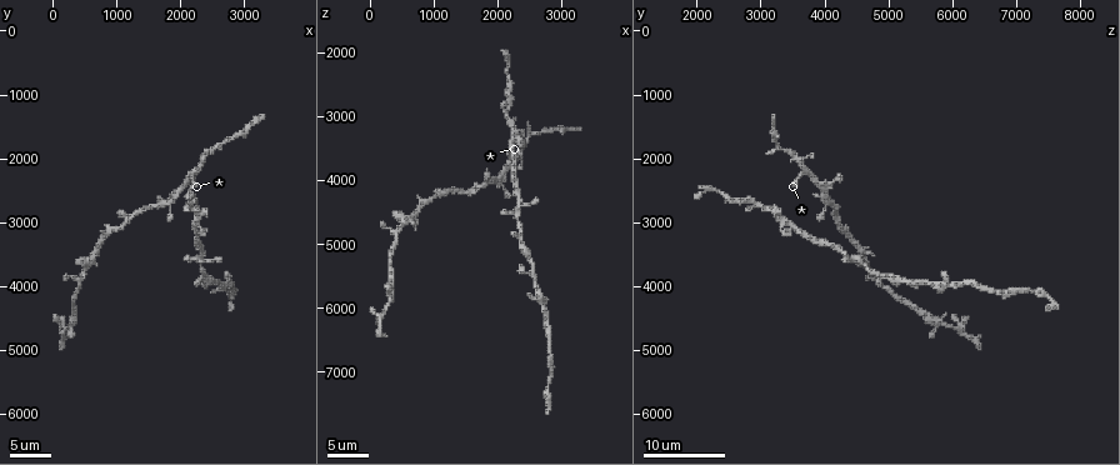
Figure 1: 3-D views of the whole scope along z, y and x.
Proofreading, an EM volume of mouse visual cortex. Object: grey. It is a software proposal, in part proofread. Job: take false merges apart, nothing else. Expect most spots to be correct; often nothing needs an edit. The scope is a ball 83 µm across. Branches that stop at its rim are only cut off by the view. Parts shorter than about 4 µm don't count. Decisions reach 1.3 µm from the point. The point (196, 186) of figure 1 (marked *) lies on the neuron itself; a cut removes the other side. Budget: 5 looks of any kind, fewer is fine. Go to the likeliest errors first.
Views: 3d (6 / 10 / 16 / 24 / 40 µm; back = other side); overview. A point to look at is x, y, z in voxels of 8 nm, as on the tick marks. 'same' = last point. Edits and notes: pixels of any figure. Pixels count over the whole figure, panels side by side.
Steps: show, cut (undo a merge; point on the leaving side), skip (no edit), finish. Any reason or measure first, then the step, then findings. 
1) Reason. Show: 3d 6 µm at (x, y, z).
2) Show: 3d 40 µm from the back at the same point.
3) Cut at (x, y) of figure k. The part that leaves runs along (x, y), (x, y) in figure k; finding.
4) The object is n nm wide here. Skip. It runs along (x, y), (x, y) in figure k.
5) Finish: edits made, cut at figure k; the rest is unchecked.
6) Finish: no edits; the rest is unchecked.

Two arms in line, one across. Show: 3d 24 µm at (2200, 2250, 3750).

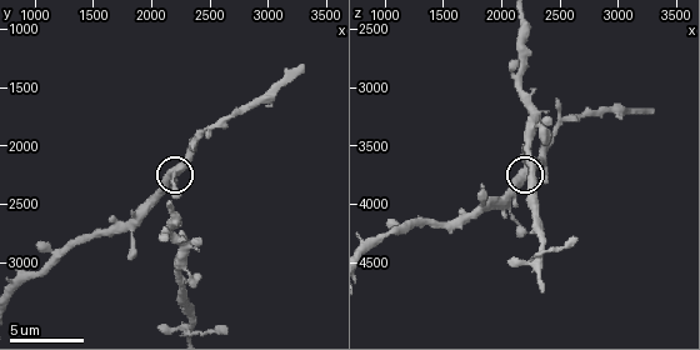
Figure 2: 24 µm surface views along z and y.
Show: 3d 10 µm at the same point.

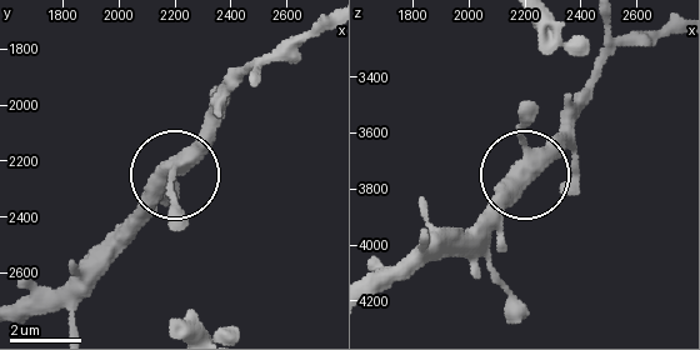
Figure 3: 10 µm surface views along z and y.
The side arm is 13 µm long. Skip. All the same neuron.

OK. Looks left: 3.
Side arm on a straight run. Show: 3d 6 µm at (2200, 2820, 3120).

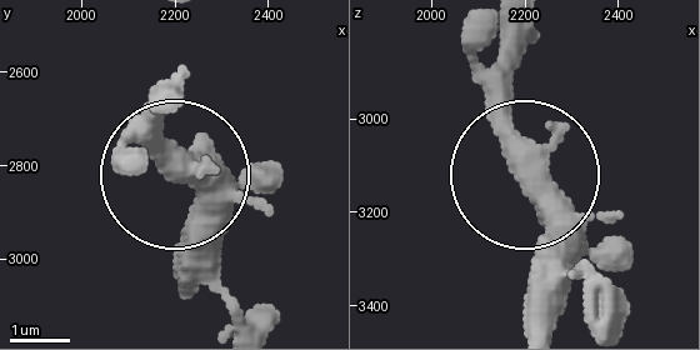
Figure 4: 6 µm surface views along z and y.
Skip. One neuron here.

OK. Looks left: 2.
A narrow waist. Show: 3d 24 µm at (2350, 3650, 4650).

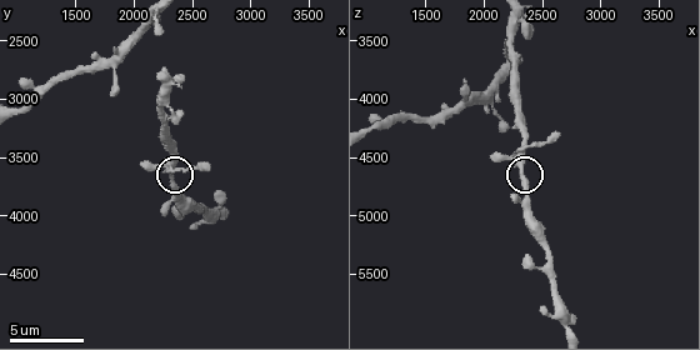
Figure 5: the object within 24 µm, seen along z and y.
Zoom in. Show: 3d 10 µm at (2340, 3700, 4660).

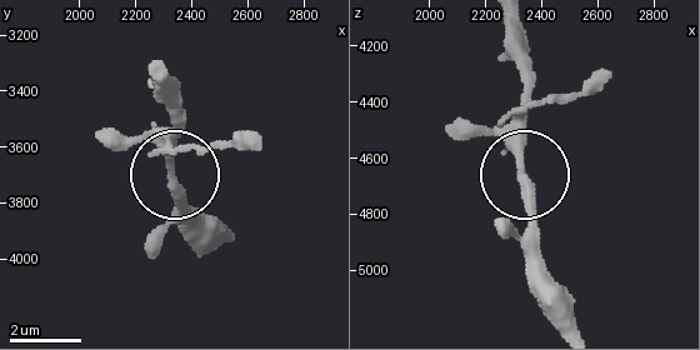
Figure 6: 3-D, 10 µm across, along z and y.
Skip. One neuron here.

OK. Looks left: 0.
Finish: no edits; the rest is unchecked.

